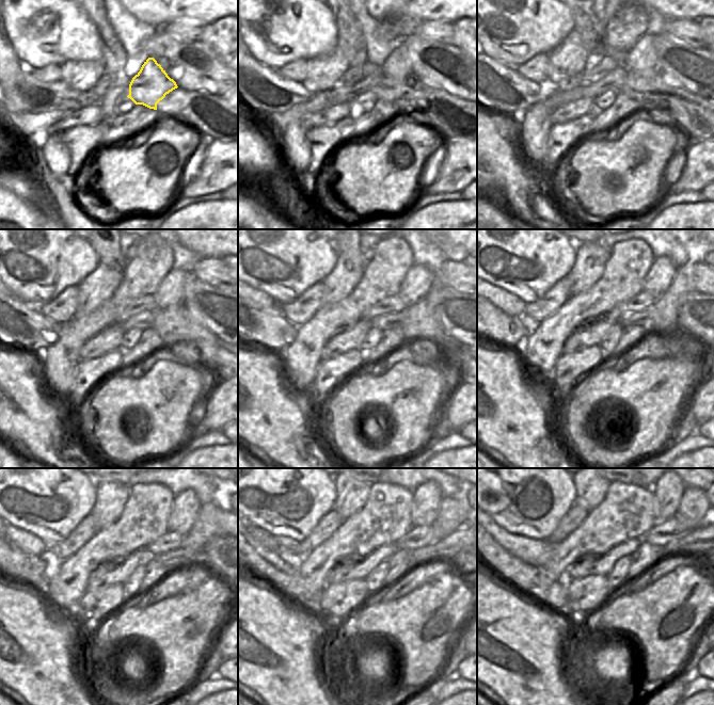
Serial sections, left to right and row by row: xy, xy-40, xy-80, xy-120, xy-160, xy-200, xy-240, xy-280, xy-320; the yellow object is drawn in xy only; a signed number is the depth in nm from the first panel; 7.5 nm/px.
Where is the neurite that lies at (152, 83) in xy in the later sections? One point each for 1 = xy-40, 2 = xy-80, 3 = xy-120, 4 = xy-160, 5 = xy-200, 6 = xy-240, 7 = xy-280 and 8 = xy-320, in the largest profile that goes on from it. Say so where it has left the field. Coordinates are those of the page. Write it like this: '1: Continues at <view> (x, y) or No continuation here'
1: Continues at xy-40 (397, 65)
2: Continues at xy-80 (643, 55)
3: Continues at xy-120 (170, 291)
4: Continues at xy-160 (418, 279)
5: Continues at xy-200 (660, 276)
6: Continues at xy-240 (186, 506)
7: Continues at xy-280 (427, 497)
8: Continues at xy-320 (668, 490)

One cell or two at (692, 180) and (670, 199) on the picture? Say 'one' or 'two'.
two

